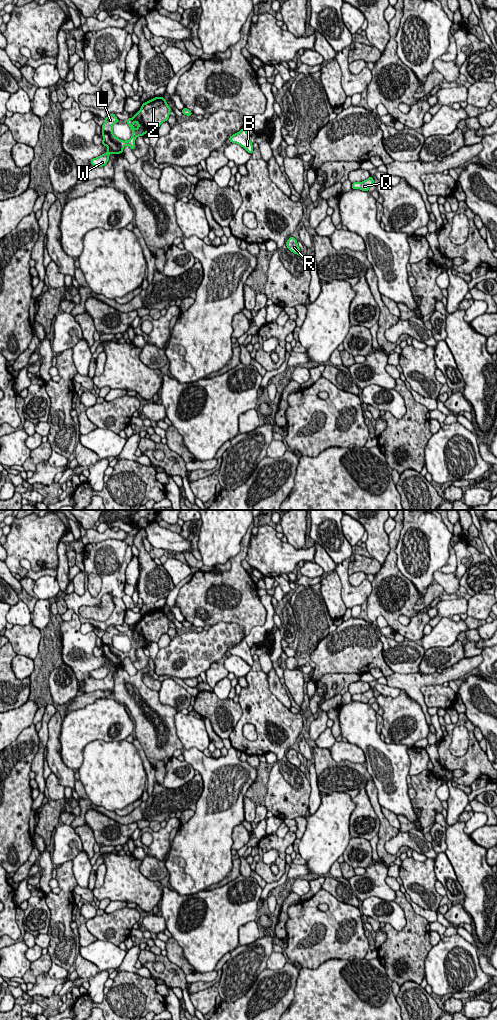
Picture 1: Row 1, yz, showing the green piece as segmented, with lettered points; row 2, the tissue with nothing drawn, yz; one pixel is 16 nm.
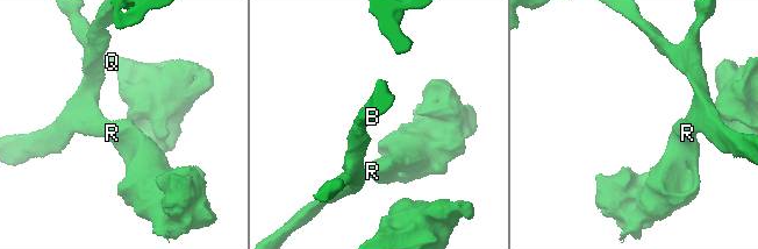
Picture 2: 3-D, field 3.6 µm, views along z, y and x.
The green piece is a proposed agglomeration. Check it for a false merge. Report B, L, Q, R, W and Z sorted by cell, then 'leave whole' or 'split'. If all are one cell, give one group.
B L Q R W Z | leave whole

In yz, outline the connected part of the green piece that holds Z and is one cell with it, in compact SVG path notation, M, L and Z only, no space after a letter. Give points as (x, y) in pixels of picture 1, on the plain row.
M156 609L145 615L142 615L140 622L134 626L133 630L128 630L126 635L132 642L132 648L128 653L119 651L113 646L113 636L119 634L115 628L116 625L109 626L102 636L102 657L108 660L108 663L96 670L90 672L91 677L95 679L103 679L109 673L109 666L123 665L123 660L129 657L132 663L136 660L135 651L138 648L144 648L152 642L159 641L162 634L168 633L169 624L173 623L167 613L161 609Z

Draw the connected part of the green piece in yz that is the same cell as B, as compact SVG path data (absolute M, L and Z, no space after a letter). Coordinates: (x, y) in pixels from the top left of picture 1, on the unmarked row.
M245 639L232 648L229 648L229 654L239 656L249 666L252 666L254 663L253 656L251 655L251 648L247 645Z

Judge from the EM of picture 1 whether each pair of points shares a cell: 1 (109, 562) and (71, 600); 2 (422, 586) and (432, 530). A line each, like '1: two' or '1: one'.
1: one
2: one

